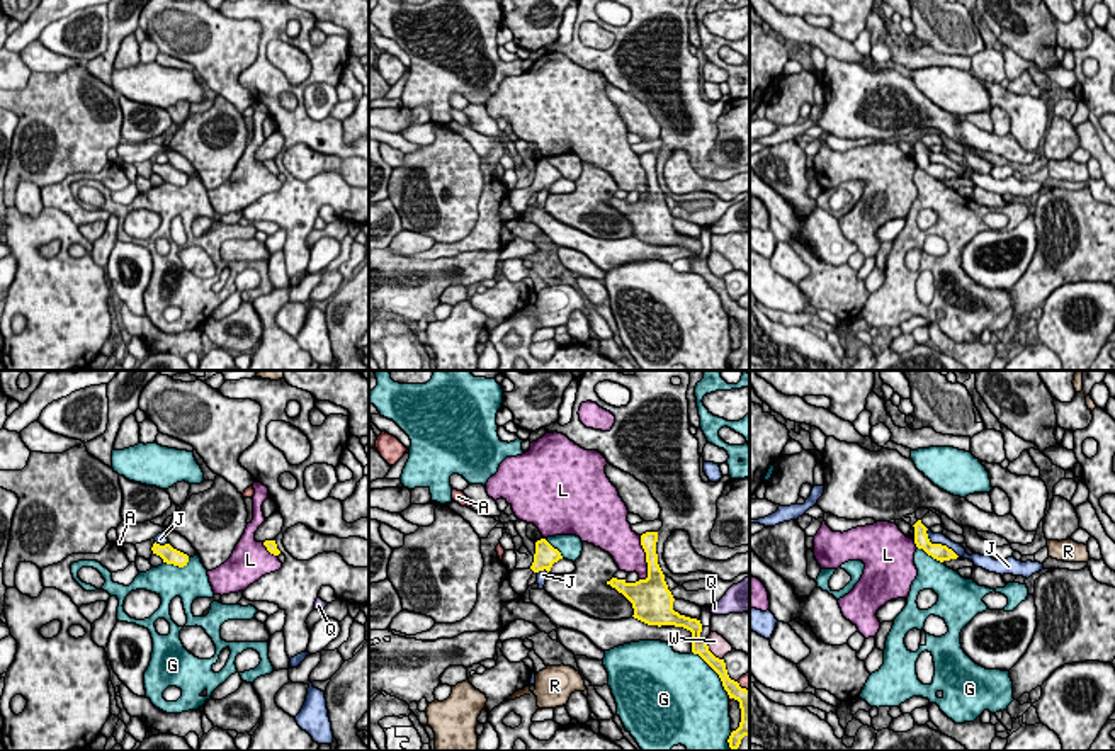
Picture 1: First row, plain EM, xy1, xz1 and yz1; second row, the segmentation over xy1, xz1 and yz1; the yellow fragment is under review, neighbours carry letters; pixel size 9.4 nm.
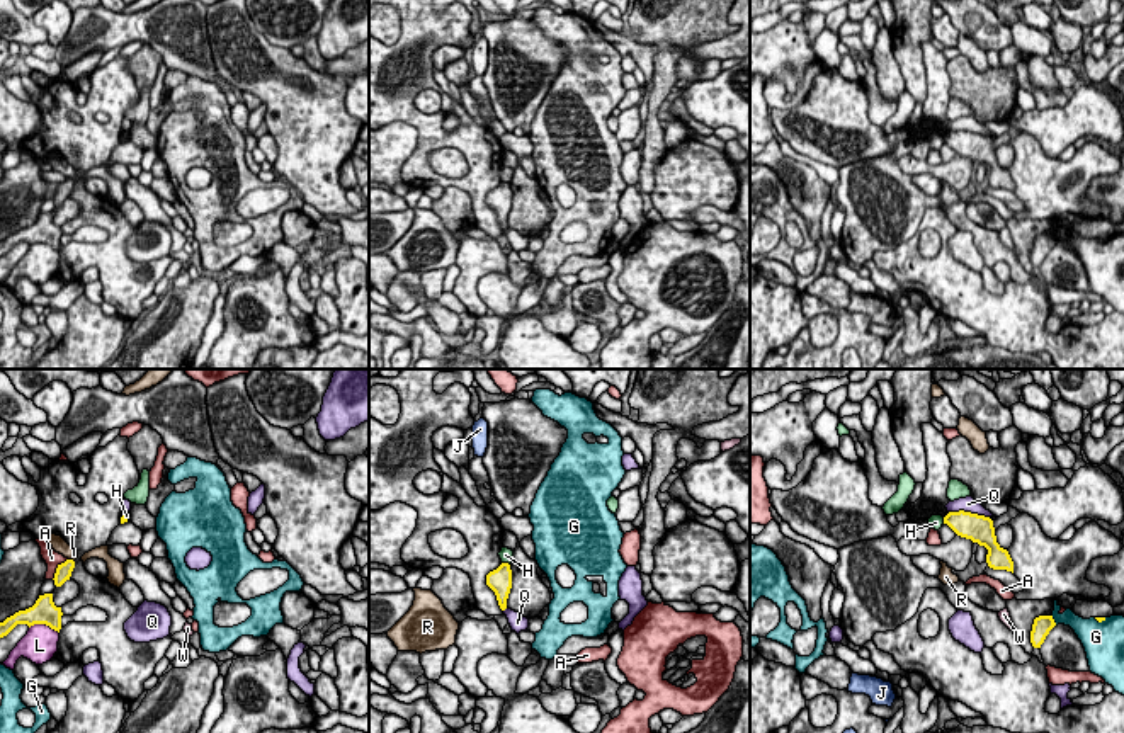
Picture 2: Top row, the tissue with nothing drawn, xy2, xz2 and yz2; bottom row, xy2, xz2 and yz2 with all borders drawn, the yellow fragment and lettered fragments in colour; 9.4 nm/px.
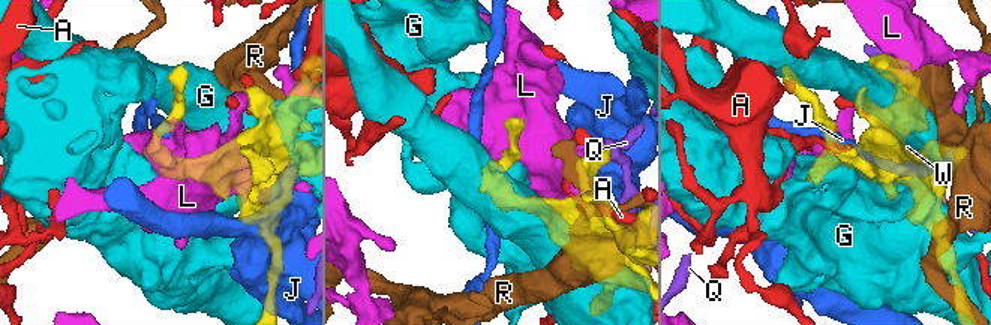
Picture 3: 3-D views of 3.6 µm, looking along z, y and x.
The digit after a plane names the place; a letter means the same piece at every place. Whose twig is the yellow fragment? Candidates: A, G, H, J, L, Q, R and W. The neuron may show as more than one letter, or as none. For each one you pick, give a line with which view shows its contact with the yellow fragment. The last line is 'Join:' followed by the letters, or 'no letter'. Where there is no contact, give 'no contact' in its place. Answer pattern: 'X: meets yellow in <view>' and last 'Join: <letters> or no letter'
Join: no letter

